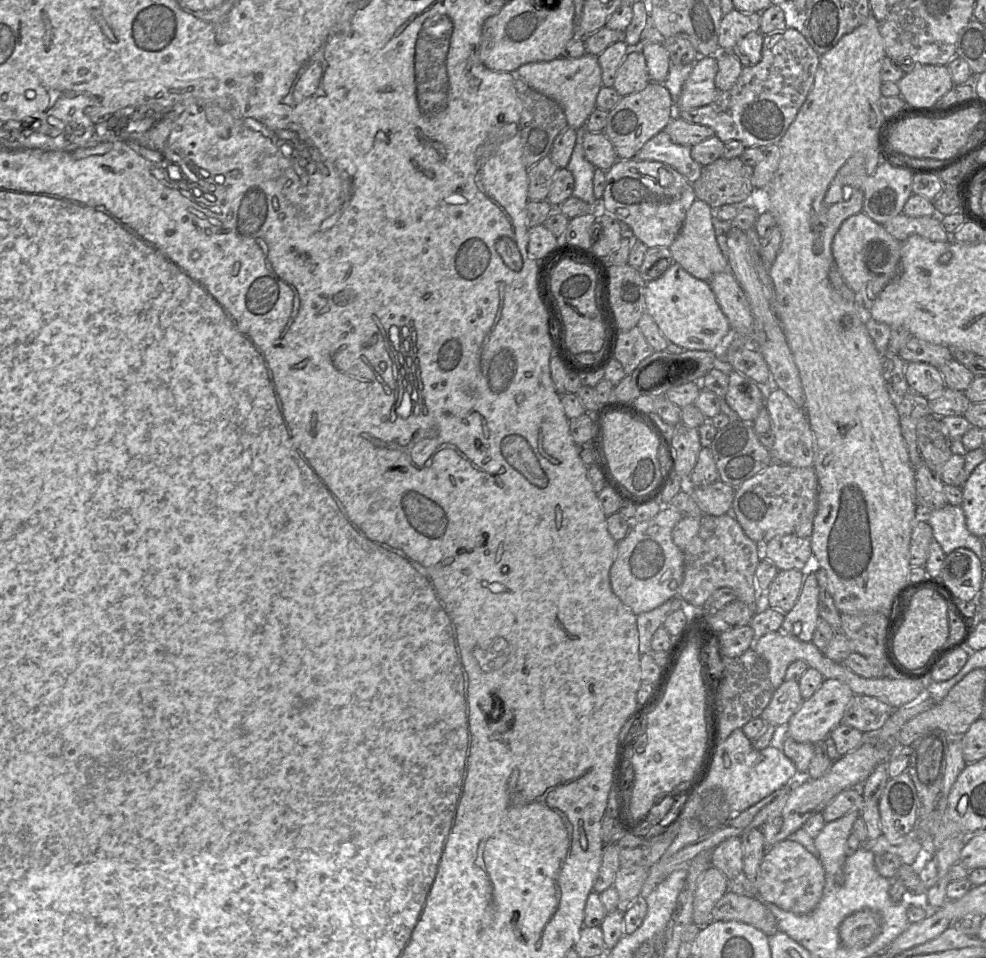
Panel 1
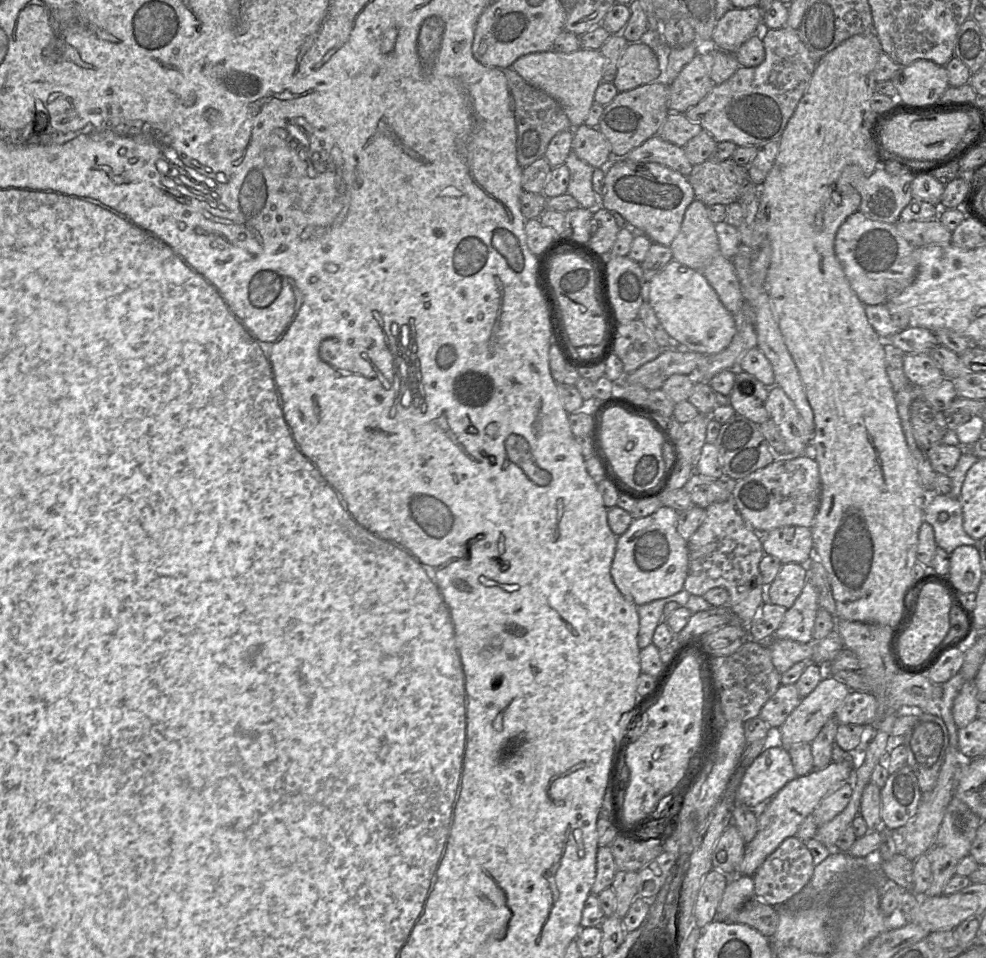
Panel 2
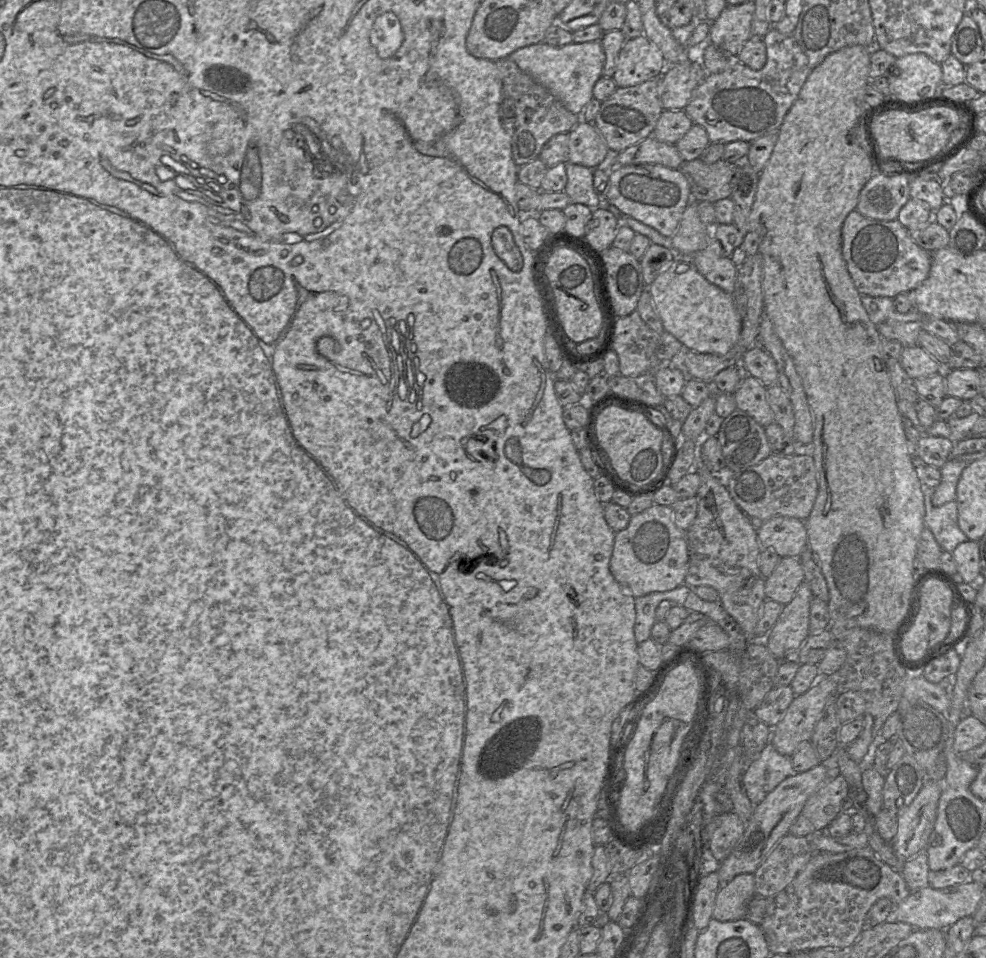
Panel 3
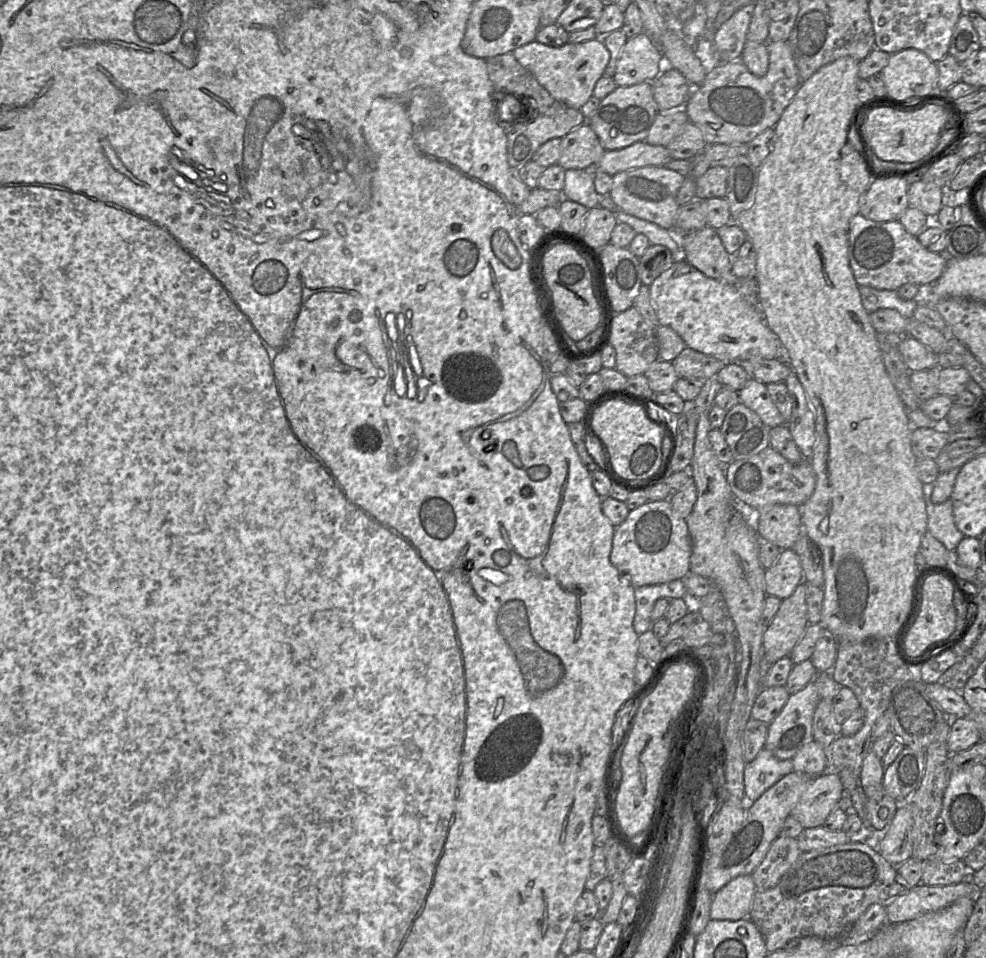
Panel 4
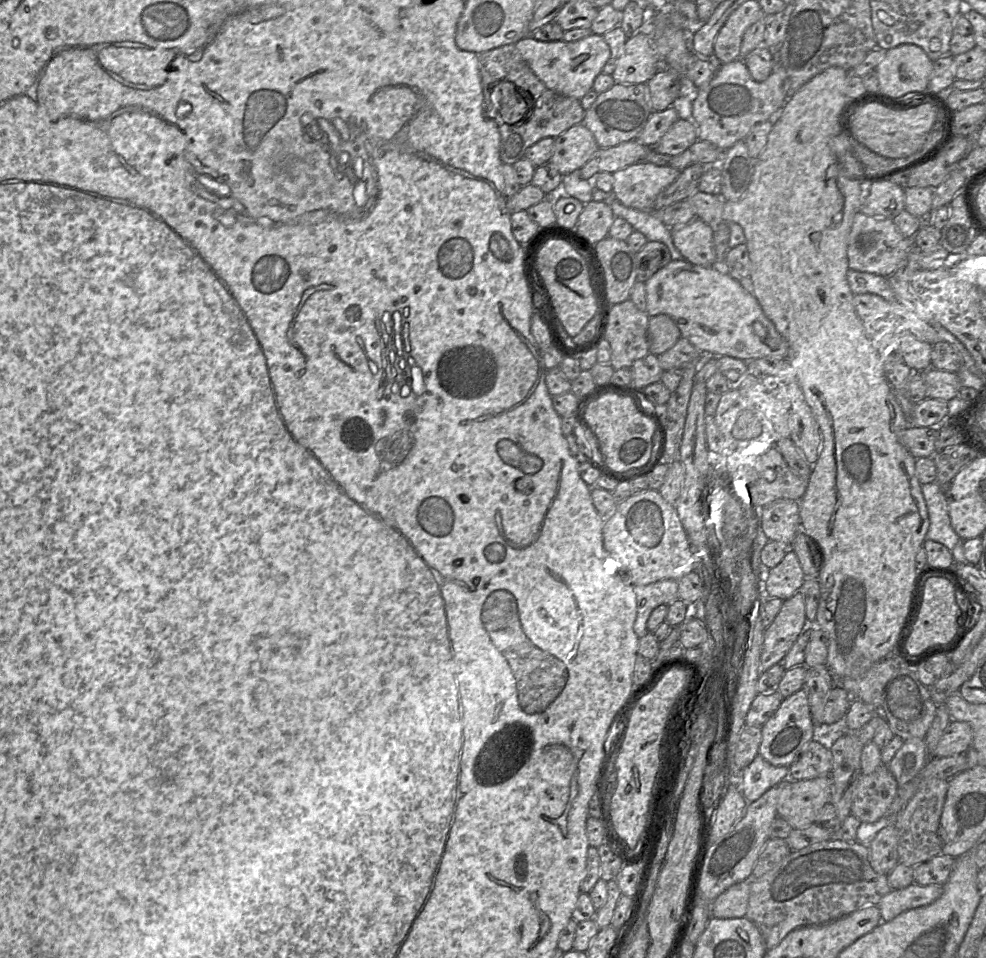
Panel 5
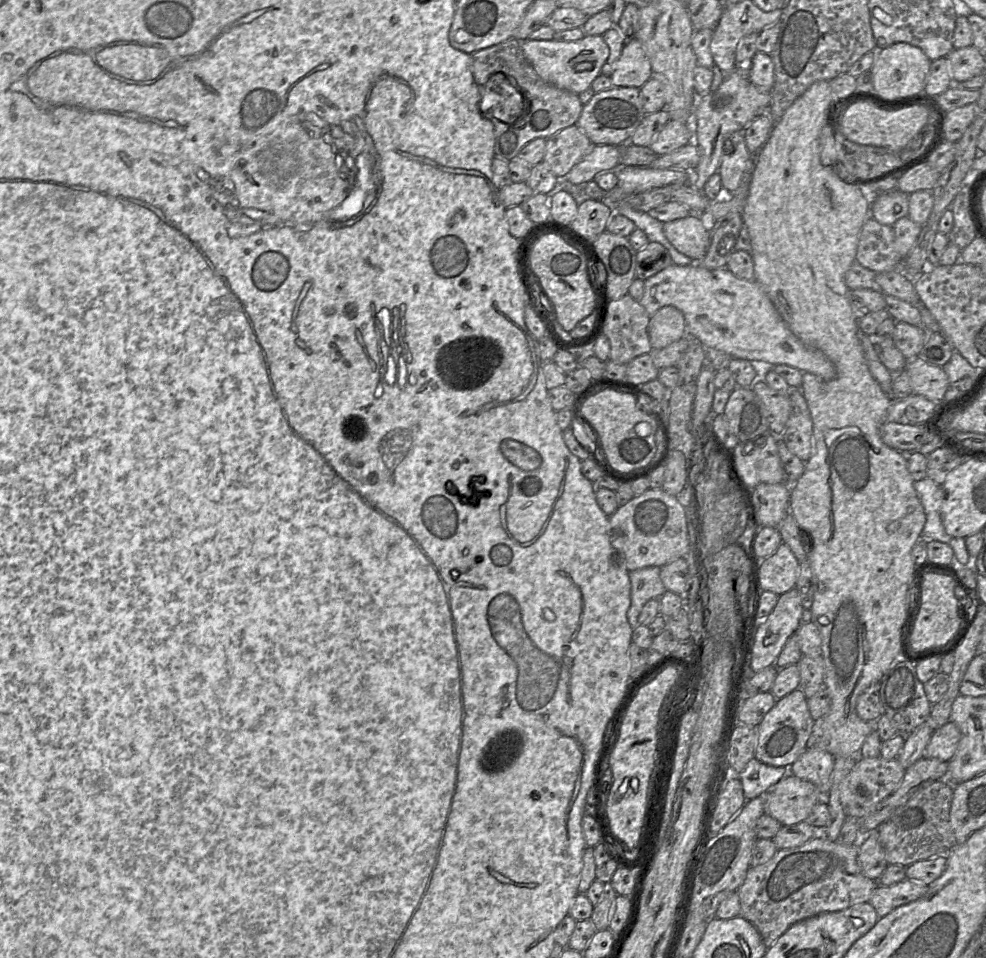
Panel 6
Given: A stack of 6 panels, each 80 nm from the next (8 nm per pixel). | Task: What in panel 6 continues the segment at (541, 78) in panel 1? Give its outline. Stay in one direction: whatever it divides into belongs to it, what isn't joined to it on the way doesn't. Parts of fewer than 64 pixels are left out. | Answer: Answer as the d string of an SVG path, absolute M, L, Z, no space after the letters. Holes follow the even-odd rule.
M585 35L576 41L519 41L526 58L545 82L577 95L591 87L593 80L601 74L601 69L610 54L610 49L601 35Z

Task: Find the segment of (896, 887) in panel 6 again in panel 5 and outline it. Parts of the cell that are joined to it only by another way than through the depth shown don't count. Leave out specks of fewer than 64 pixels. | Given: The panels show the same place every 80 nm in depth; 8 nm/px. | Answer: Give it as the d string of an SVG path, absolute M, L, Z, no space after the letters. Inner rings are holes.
M912 883L902 889L891 889L878 903L882 921L888 922L909 909L928 905L943 893L943 885Z

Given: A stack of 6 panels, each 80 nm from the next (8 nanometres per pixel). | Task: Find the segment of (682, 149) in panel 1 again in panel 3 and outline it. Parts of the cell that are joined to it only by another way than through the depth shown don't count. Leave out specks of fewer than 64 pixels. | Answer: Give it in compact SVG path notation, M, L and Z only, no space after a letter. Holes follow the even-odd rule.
M649 136L625 150L611 154L610 168L627 165L659 164L672 169L679 169L683 159L675 145L667 144Z

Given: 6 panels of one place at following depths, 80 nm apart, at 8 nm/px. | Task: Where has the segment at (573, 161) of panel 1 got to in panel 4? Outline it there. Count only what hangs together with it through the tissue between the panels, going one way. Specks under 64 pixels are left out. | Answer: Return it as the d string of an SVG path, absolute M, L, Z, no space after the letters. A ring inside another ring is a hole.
M567 169L563 197L591 209L599 205L599 194L594 187L591 169Z

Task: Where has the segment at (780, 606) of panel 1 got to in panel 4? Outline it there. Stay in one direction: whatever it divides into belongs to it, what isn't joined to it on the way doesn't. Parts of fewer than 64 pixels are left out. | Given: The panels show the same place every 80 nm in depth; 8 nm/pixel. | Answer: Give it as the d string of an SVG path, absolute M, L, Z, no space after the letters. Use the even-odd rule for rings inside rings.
M784 549L772 567L765 570L766 595L784 600L792 595L803 579L797 554L792 549Z

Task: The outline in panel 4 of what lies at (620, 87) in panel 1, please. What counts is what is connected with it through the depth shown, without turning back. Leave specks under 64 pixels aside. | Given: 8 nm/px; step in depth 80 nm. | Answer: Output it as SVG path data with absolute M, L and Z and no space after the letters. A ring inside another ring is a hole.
M642 33L628 38L617 61L613 79L617 86L653 81L663 71L664 57L650 36Z

